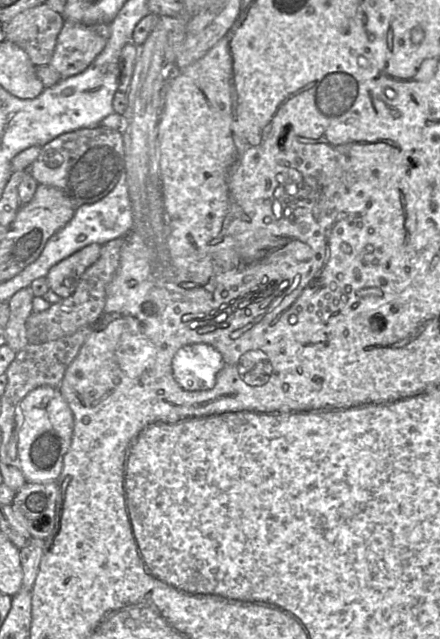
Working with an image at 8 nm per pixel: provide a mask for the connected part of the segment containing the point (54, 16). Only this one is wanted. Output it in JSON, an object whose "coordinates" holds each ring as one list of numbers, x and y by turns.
{"coordinates":[[46,3,29,8,17,14,7,25,3,26,5,40,12,42,24,50,35,66,49,65,57,37,64,25,62,14,52,10]]}

